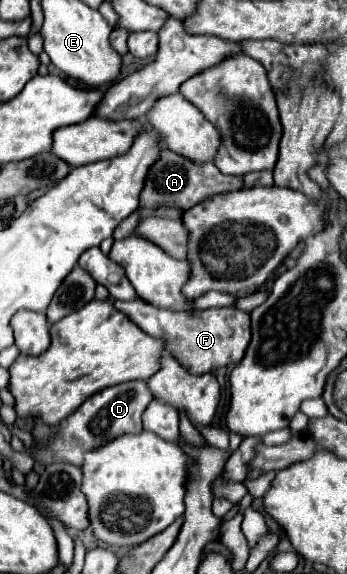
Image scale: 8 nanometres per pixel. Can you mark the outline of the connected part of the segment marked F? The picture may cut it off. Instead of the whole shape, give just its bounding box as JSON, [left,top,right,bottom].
[115,300,249,374]

